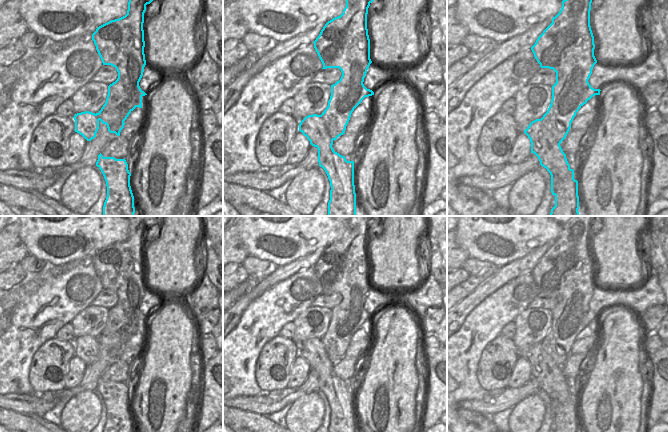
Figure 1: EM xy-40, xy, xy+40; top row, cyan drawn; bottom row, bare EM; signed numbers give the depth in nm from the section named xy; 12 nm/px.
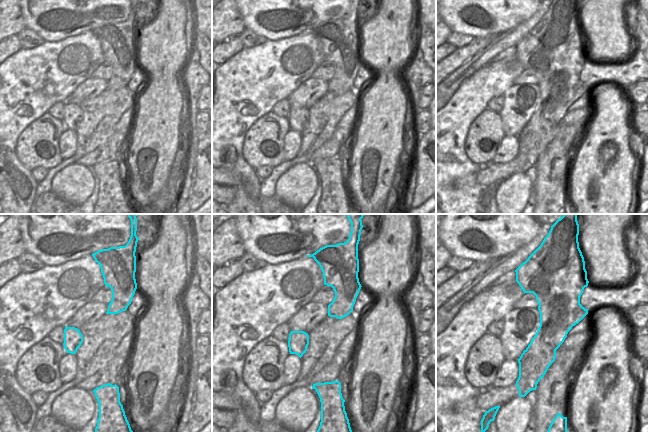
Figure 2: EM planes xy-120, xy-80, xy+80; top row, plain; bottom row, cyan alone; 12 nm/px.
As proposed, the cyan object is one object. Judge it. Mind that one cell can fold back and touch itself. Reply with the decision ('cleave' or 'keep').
cleave

